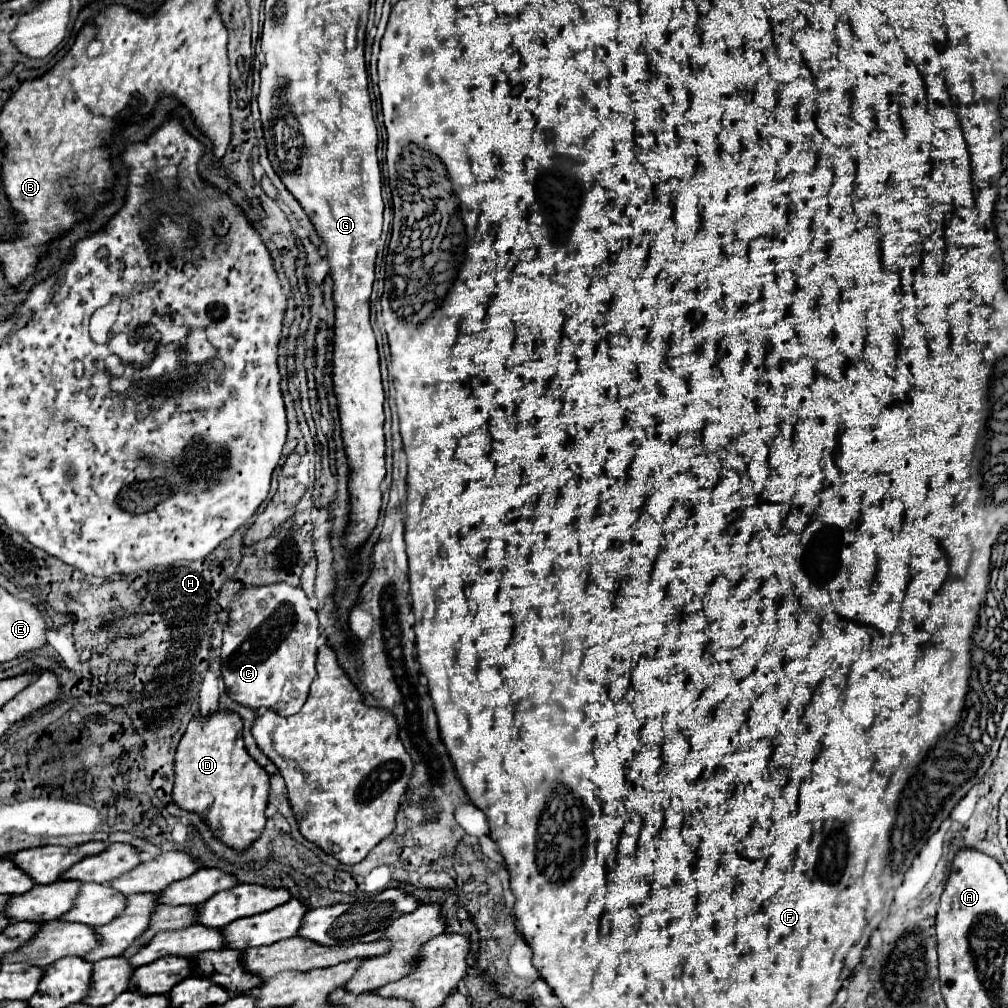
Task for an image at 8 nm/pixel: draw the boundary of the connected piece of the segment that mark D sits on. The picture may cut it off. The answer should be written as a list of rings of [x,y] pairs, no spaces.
[[[217,710],[209,716],[195,714],[175,752],[175,786],[173,786],[175,804],[179,804],[183,810],[197,812],[213,828],[215,836],[221,838],[227,846],[235,850],[245,850],[255,838],[259,838],[265,826],[267,798],[269,798],[269,774],[245,750],[241,716],[231,710]]]

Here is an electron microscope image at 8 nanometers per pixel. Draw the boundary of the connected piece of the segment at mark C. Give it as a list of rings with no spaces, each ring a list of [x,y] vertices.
[[[285,582],[261,586],[261,588],[243,588],[235,602],[231,604],[229,624],[223,634],[221,646],[221,674],[225,678],[227,692],[233,700],[253,710],[273,708],[283,716],[291,716],[301,710],[309,696],[309,686],[317,676],[317,646],[319,646],[319,616],[309,606],[309,598],[299,586],[289,586]]]

